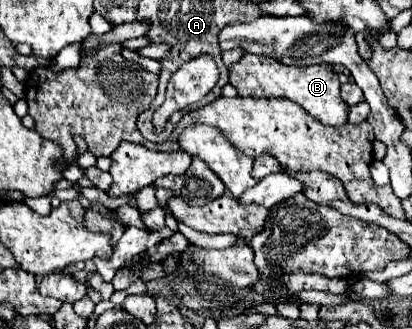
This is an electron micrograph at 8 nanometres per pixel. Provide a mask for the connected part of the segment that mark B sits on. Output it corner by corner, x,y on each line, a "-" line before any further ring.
243,55
239,63
231,65
229,83
237,89
239,97
255,97
255,99
271,99
283,97
297,105
301,105
307,113
311,113
317,121
325,125
339,127
347,123
349,105
339,95
339,75
333,71
333,65
309,65
309,67
287,67
279,65
279,61
271,61
271,57

